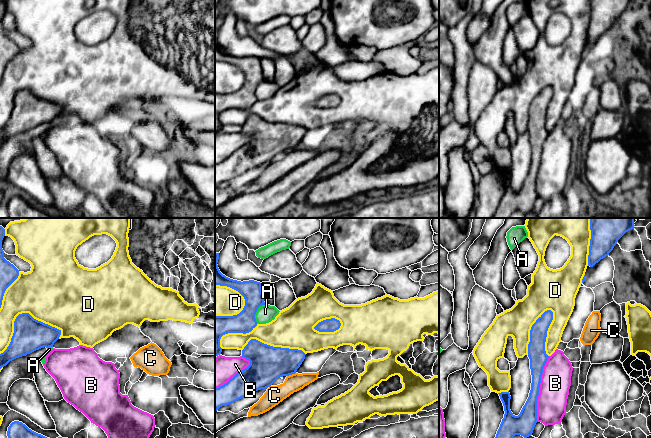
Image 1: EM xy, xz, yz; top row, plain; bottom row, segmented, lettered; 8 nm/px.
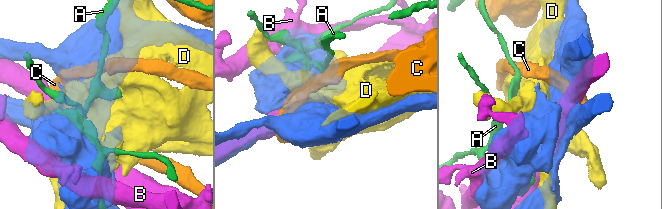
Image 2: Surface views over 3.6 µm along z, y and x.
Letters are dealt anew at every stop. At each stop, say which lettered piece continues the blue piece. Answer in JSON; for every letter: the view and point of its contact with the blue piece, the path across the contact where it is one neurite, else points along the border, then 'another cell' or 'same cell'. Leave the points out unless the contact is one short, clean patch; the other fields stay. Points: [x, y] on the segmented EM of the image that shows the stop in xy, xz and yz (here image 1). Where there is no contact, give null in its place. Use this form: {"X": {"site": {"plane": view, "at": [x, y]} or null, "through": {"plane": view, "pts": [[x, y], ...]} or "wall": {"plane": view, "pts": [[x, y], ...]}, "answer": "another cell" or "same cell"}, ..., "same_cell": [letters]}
{"A": {"site": {"plane": "xz", "at": [256, 311]}, "answer": "another cell"}, "B": {"site": {"plane": "yz", "at": [538, 389]}, "answer": "another cell"}, "C": {"site": {"plane": "xz", "at": [291, 374]}, "answer": "another cell"}, "D": {"site": {"plane": "yz", "at": [530, 330]}, "answer": "another cell"}, "same_cell": []}

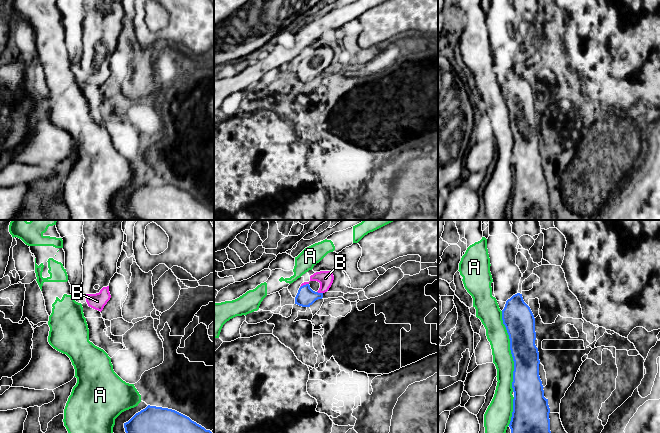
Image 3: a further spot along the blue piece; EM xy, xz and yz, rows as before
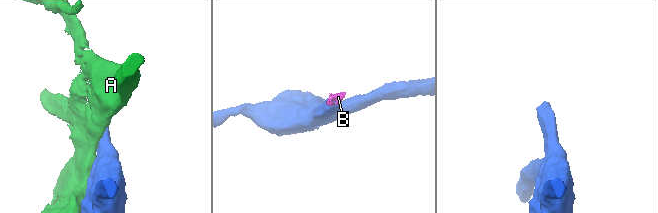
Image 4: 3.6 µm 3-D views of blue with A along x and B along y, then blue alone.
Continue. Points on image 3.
{"A": {"site": {"plane": "yz", "at": [511, 351]}, "answer": "another cell"}, "B": {"site": {"plane": "xz", "at": [304, 285]}, "through": {"plane": "xz", "pts": [[305, 297], [304, 285], [312, 278], [325, 278]]}, "answer": "same cell"}, "same_cell": ["B"]}

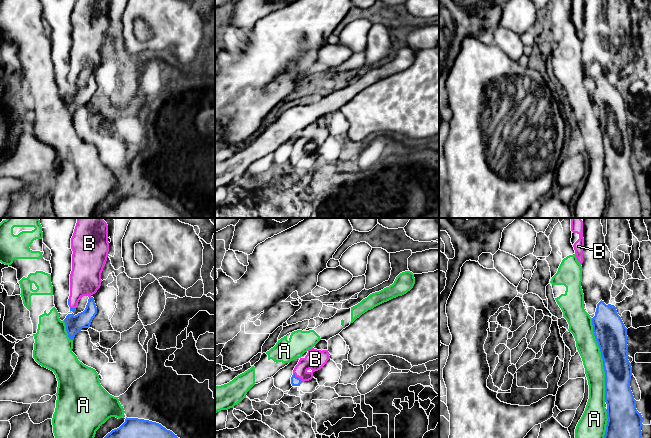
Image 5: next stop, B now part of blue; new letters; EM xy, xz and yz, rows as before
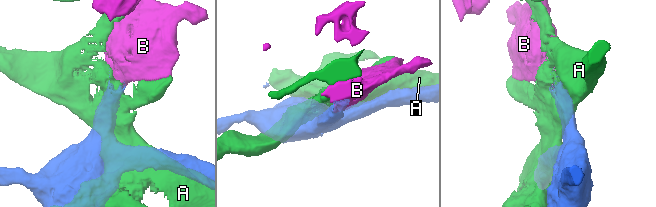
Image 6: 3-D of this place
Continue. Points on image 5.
{"A": {"site": {"plane": "yz", "at": [603, 360]}, "answer": "another cell"}, "B": {"site": {"plane": "xz", "at": [297, 377]}, "through": {"plane": "xz", "pts": [[295, 381], [297, 377], [315, 359]]}, "answer": "same cell"}, "same_cell": ["B"]}

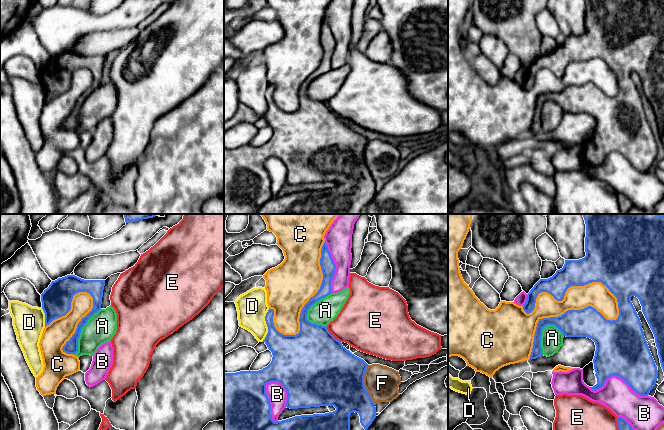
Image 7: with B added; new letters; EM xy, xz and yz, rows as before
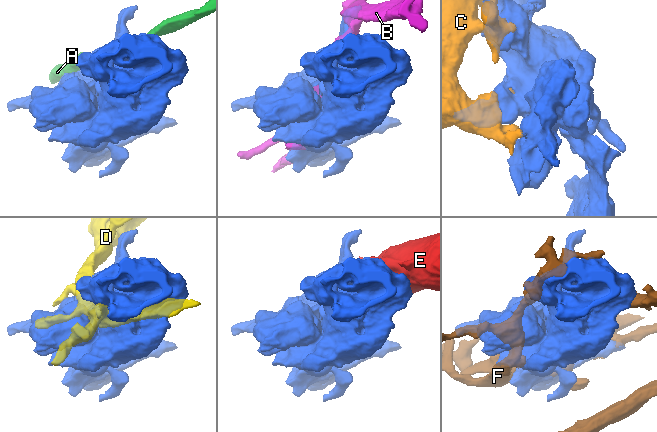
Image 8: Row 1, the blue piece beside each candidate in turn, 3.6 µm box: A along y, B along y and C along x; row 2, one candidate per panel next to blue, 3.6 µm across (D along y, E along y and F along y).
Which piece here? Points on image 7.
{"A": {"site": {"plane": "xz", "at": [312, 304]}, "answer": "another cell"}, "B": {"site": {"plane": "xz", "at": [269, 402]}, "answer": "another cell"}, "C": {"site": {"plane": "yz", "at": [568, 310]}, "answer": "another cell"}, "D": {"site": {"plane": "xz", "at": [266, 323]}, "answer": "another cell"}, "E": {"site": {"plane": "xz", "at": [332, 335]}, "answer": "another cell"}, "F": {"site": {"plane": "xz", "at": [363, 385]}, "answer": "another cell"}, "same_cell": []}

